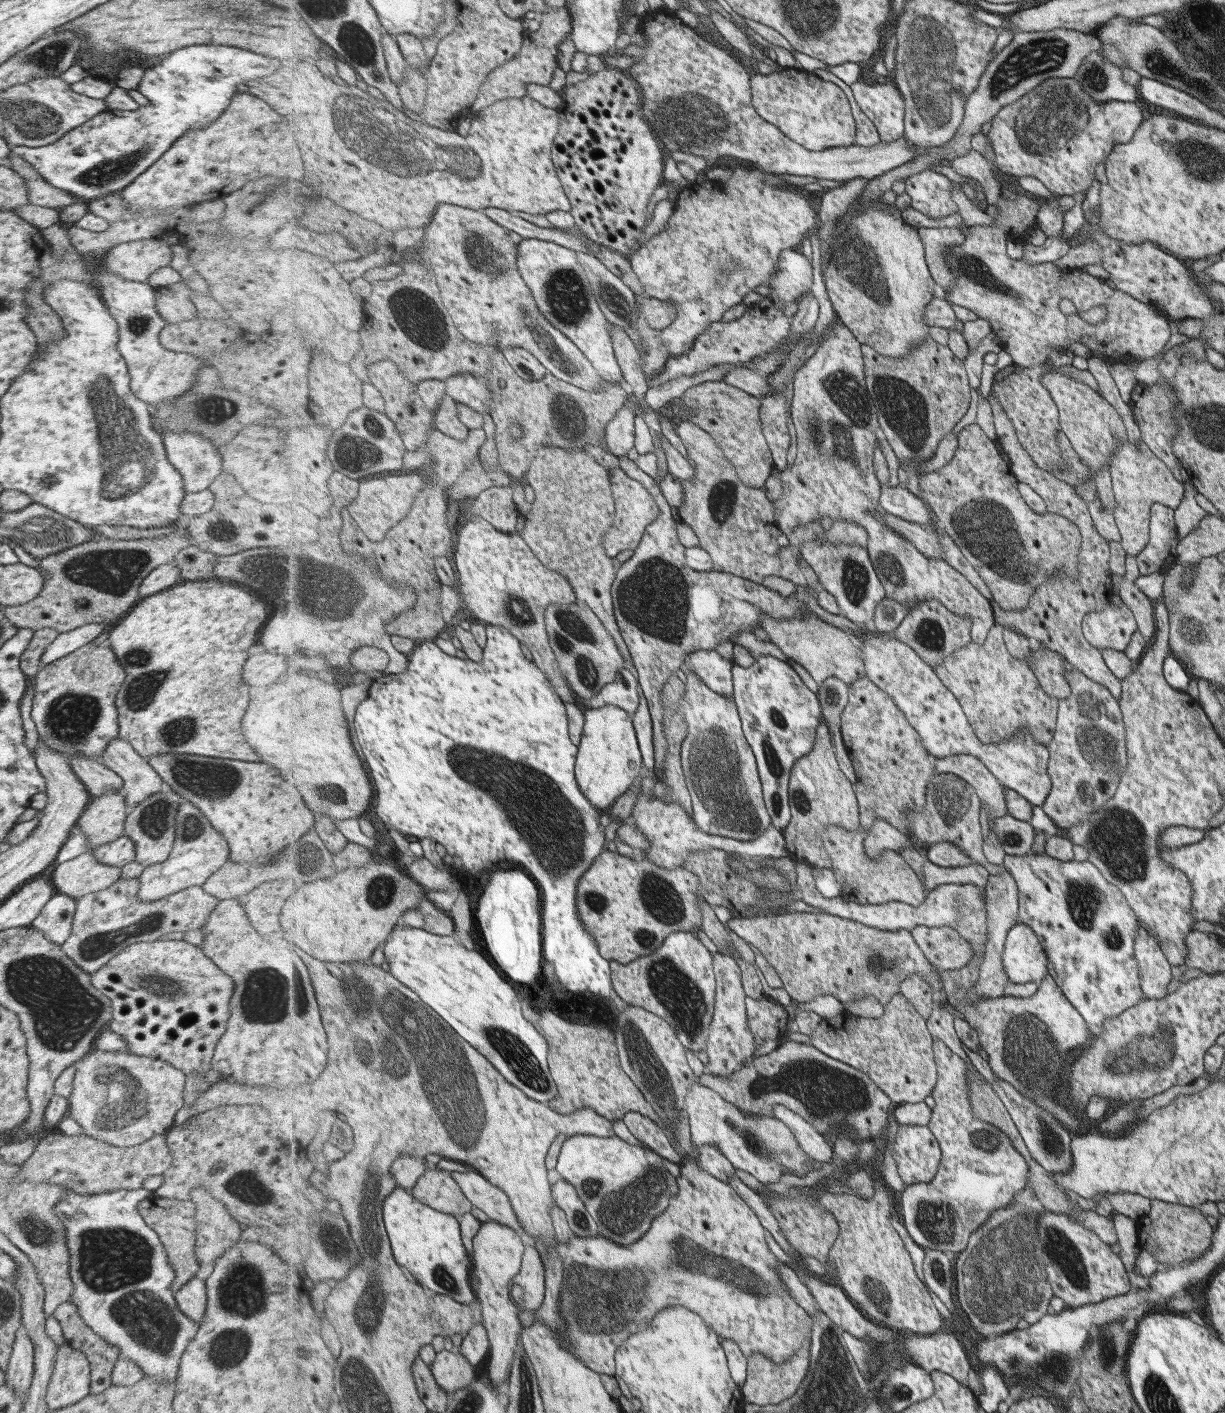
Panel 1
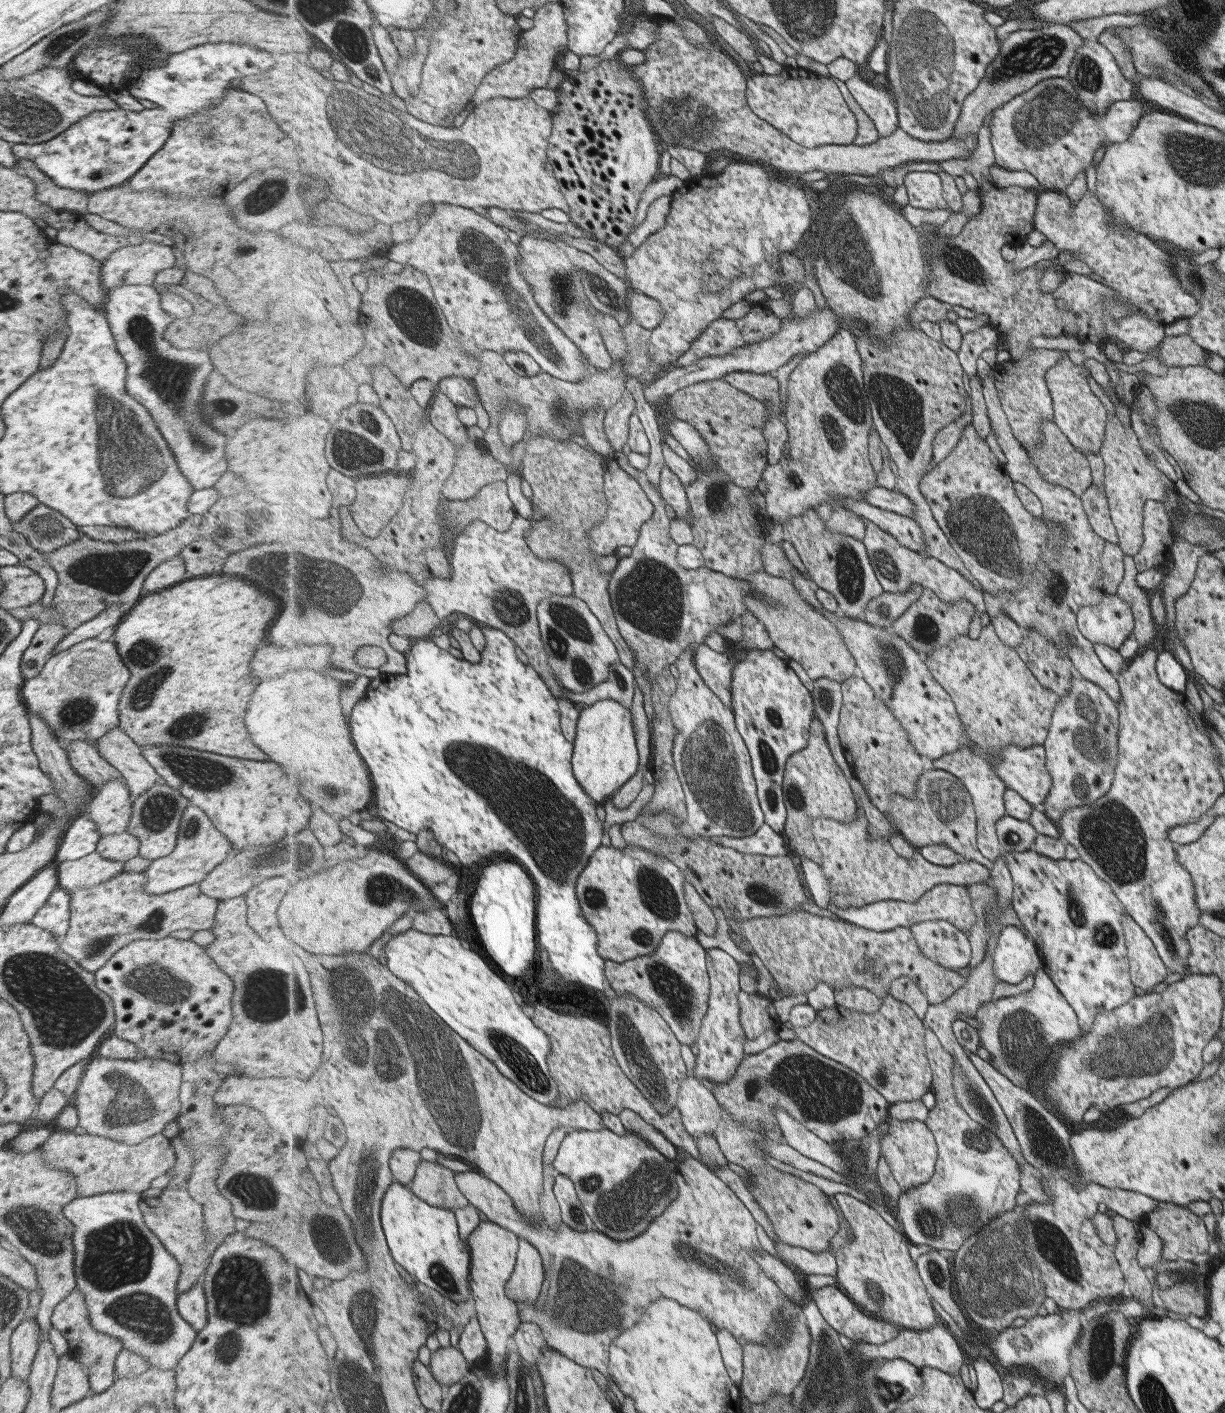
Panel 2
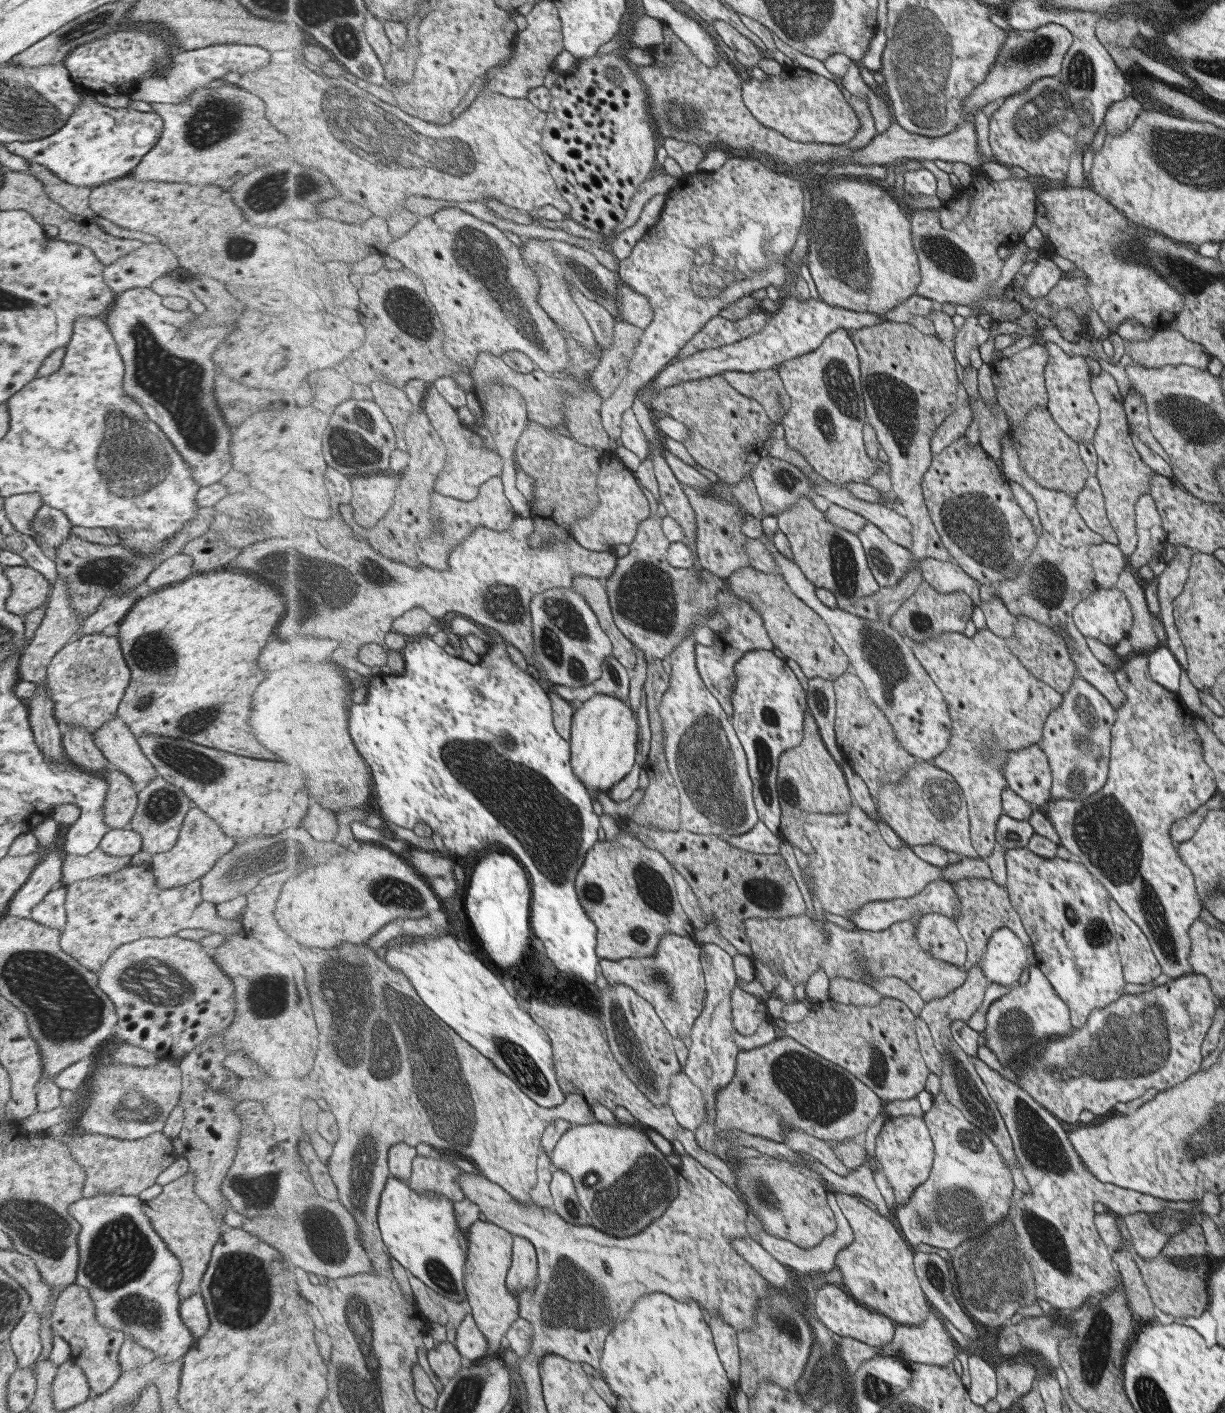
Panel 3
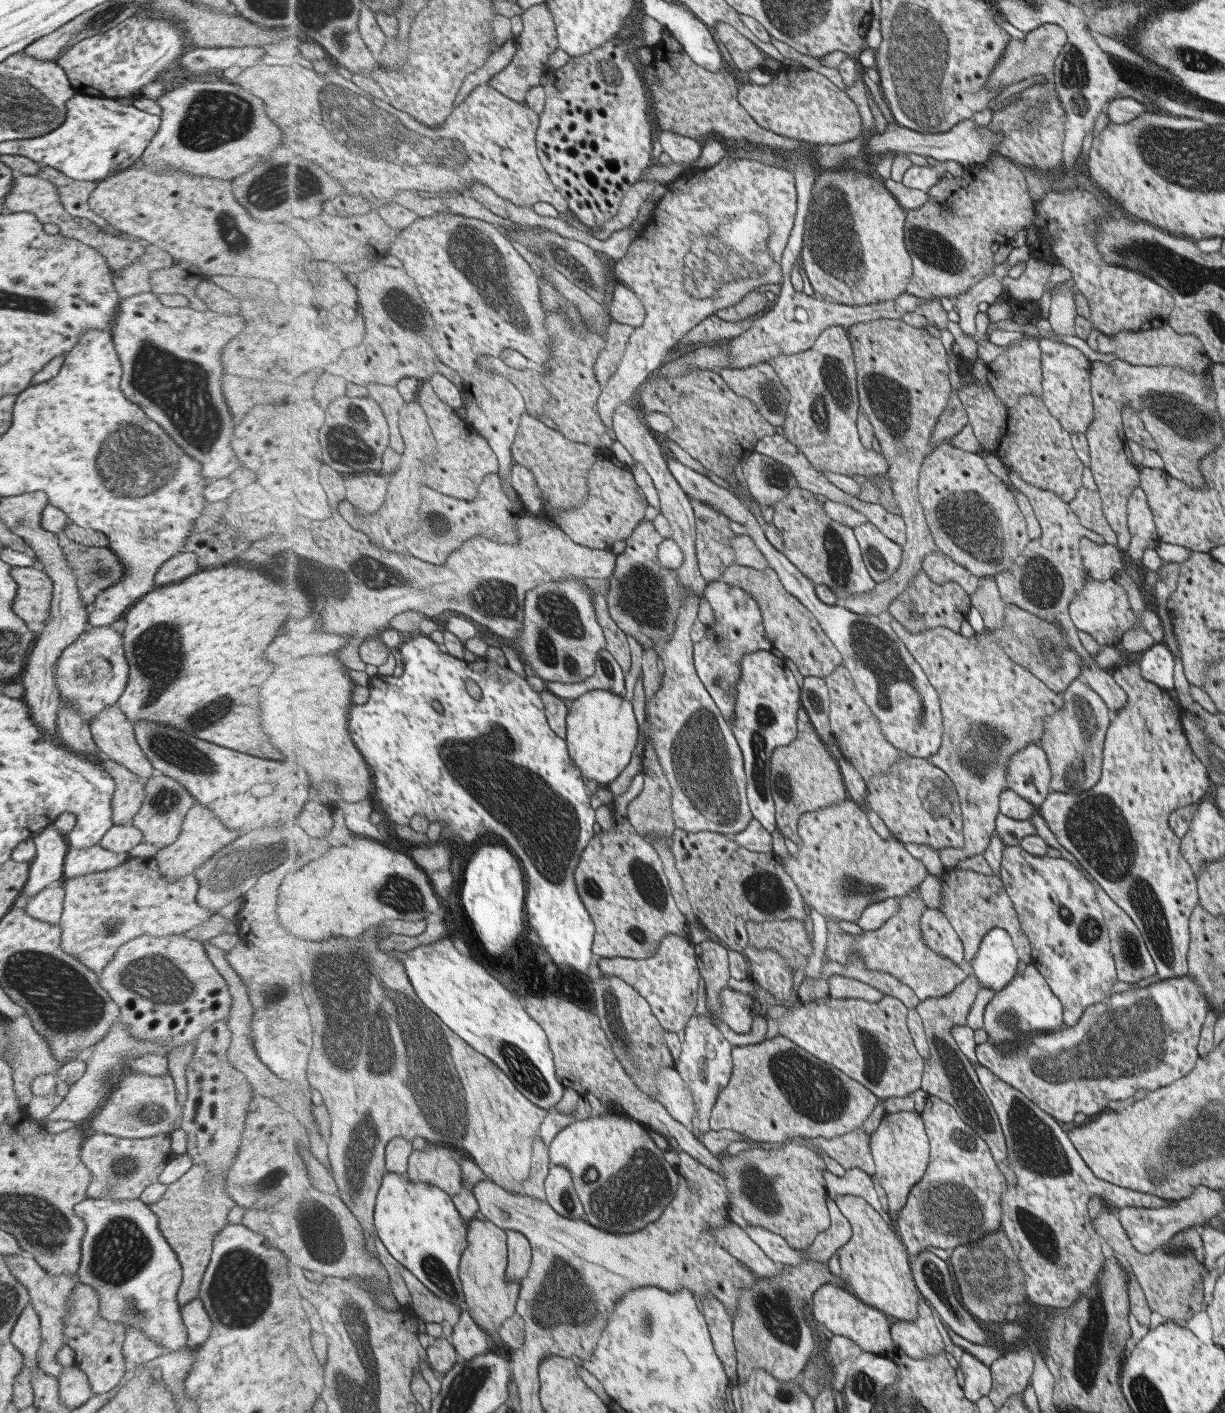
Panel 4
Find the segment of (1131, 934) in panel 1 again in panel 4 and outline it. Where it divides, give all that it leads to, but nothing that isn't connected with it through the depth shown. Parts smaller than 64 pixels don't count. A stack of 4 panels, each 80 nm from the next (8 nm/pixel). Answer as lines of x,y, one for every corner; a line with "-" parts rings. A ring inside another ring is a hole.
1019,845
1004,846
999,861
1000,876
1009,893
1015,912
1018,912
1023,932
1029,938
1031,958
1035,968
1047,976
1047,984
1055,988
1055,997
1067,1004
1067,1025
1078,1023
1090,1004
1095,1004
1111,997
1113,984
1117,982
1116,964
1110,951
1110,935
1102,915
1099,900
1096,899
1095,883
1085,876
1082,868
1074,861
1049,856
1031,856

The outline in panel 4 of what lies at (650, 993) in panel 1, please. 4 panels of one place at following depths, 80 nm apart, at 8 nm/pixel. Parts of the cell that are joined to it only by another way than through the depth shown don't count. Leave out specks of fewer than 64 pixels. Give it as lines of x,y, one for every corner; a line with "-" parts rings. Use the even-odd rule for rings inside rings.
667,935
661,942
658,951
648,959
634,958
601,958
598,961
601,974
618,976
634,986
648,1001
654,1015
661,1020
669,1032
683,1032
689,1021
694,1018
699,996
700,960
697,956
696,945
688,937

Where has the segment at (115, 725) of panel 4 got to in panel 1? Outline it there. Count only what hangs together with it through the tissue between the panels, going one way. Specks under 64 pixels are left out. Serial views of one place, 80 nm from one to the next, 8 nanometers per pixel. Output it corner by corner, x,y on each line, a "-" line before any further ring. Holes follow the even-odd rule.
119,736
107,743
99,756
99,762
121,779
121,792
129,809
151,794
161,791
163,782
151,765
139,757
127,741
119,739

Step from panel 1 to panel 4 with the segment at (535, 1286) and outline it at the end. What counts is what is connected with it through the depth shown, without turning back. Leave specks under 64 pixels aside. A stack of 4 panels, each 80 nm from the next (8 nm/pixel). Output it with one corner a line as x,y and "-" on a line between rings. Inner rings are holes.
515,1230
507,1231
508,1243
510,1244
509,1255
509,1280
522,1282
528,1277
533,1261
534,1249
525,1234

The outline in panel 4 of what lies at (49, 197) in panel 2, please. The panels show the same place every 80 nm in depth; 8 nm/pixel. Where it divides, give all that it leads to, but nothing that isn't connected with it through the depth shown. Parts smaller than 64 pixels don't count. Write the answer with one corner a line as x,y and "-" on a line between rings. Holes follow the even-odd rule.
38,166
37,176
50,182
59,195
60,203
69,216
87,219
101,229
101,233
107,236
115,236
116,230
101,217
98,217
89,207
88,198
90,192
96,187
96,182
88,180
73,180
67,178
54,168

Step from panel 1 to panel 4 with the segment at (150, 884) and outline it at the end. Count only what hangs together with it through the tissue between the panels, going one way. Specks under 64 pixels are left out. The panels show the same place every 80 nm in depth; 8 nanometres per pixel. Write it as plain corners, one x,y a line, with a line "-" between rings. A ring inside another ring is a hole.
195,802
185,813
177,838
171,845
157,851
154,860
157,863
158,873
167,880
179,880
188,874
193,875
196,868
202,866
211,855
223,846
227,846
229,842
233,842
235,838
237,838
237,834
231,830
229,832
223,830
223,824
219,820
215,820
210,808

